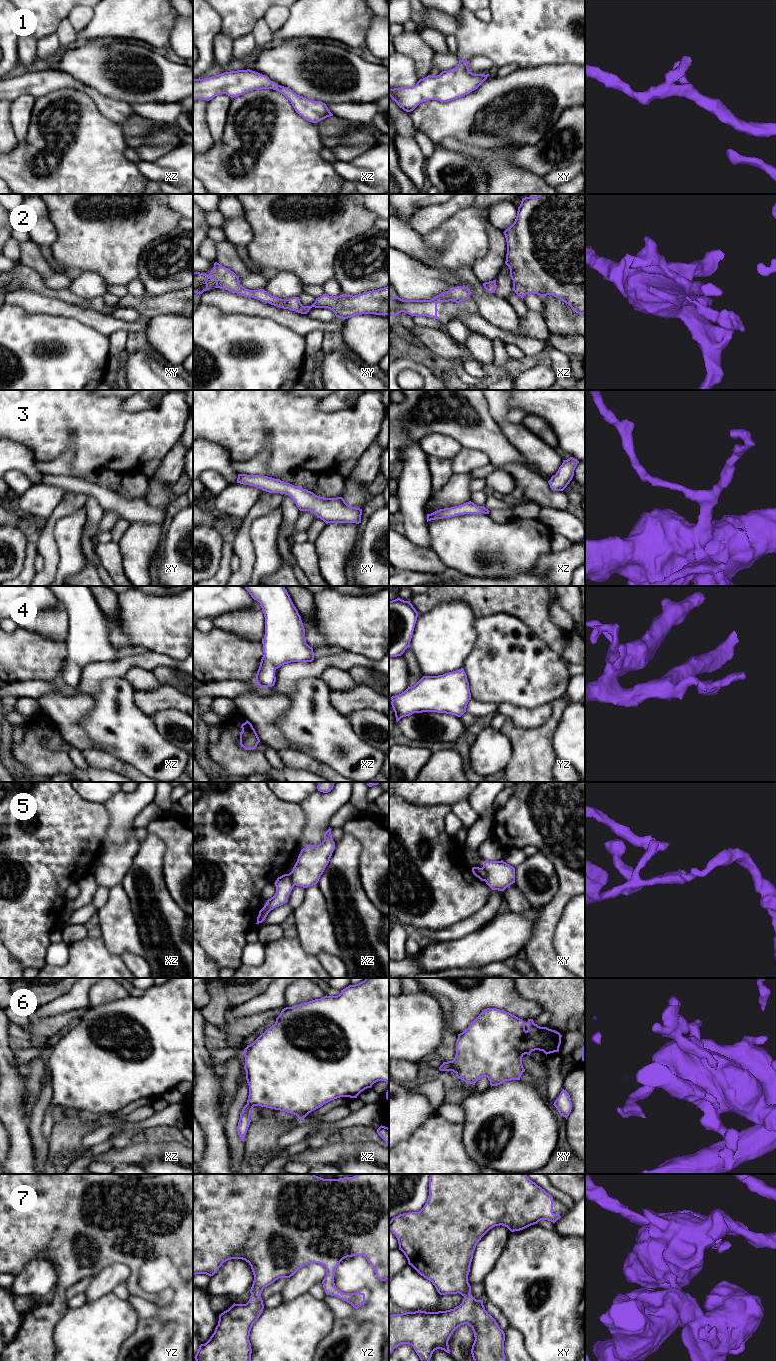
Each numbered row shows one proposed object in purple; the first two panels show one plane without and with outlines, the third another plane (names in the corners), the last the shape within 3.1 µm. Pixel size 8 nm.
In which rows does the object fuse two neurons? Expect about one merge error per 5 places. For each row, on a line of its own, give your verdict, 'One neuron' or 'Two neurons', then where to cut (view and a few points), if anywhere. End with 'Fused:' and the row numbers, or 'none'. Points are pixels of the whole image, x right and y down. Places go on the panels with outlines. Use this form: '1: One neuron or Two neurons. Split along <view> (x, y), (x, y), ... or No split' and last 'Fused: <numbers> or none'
1: One neuron. No split
2: One neuron. No split
3: One neuron. No split
4: One neuron. No split
5: Two neurons. Split along xy (482, 867), (486, 874), (485, 880)
6: One neuron. No split
7: One neuron. No split
Fused: 5

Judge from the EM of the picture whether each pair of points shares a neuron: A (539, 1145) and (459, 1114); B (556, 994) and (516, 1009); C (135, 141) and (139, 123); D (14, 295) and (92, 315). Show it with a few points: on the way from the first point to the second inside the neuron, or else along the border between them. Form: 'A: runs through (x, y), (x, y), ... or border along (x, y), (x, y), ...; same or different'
A: border along (461, 1105), (464, 1111), (463, 1122); different
B: border along (516, 988), (524, 998), (534, 1000), (543, 1011); different
C: runs through (135, 137), (135, 129), (137, 127); same
D: runs through (33, 302), (73, 311); same

